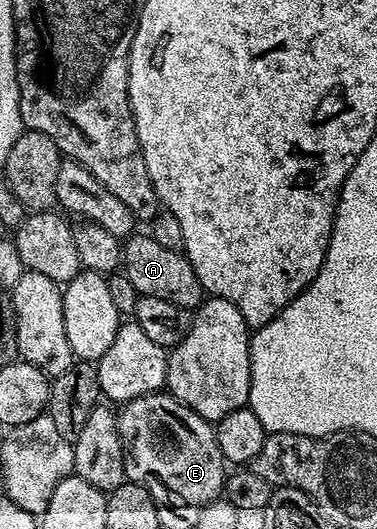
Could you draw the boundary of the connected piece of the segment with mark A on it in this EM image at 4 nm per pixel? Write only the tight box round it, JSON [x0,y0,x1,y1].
[122,233,206,309]

